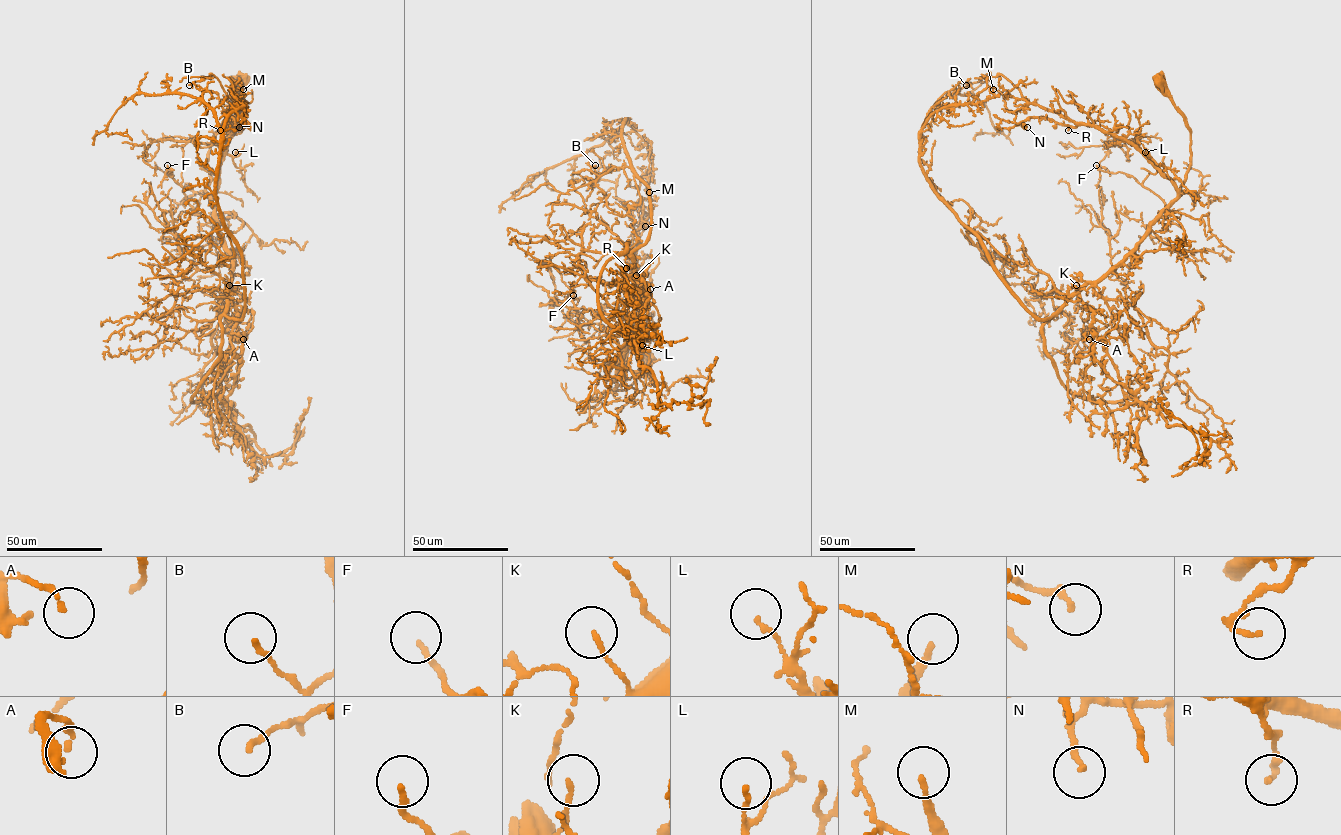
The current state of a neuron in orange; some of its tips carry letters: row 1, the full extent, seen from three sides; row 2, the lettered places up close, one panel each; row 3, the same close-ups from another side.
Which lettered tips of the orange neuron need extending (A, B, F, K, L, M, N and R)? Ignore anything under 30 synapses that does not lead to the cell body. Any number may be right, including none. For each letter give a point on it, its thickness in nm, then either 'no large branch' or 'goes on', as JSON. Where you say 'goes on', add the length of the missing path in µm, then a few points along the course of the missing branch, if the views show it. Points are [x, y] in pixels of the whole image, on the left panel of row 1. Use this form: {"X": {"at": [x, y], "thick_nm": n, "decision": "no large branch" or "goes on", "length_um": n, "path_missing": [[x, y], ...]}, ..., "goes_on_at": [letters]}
{"A": {"at": [243, 339], "thick_nm": 150, "decision": "no large branch"}, "B": {"at": [189, 85], "thick_nm": 130, "decision": "no large branch"}, "F": {"at": [167, 165], "thick_nm": 160, "decision": "no large branch"}, "K": {"at": [229, 285], "thick_nm": 120, "decision": "no large branch"}, "L": {"at": [235, 152], "thick_nm": 110, "decision": "no large branch"}, "M": {"at": [243, 89], "thick_nm": 170, "decision": "goes on", "length_um": 15}, "N": {"at": [239, 127], "thick_nm": 160, "decision": "no large branch"}, "R": {"at": [220, 130], "thick_nm": 110, "decision": "no large branch"}, "goes_on_at": ["M"]}

